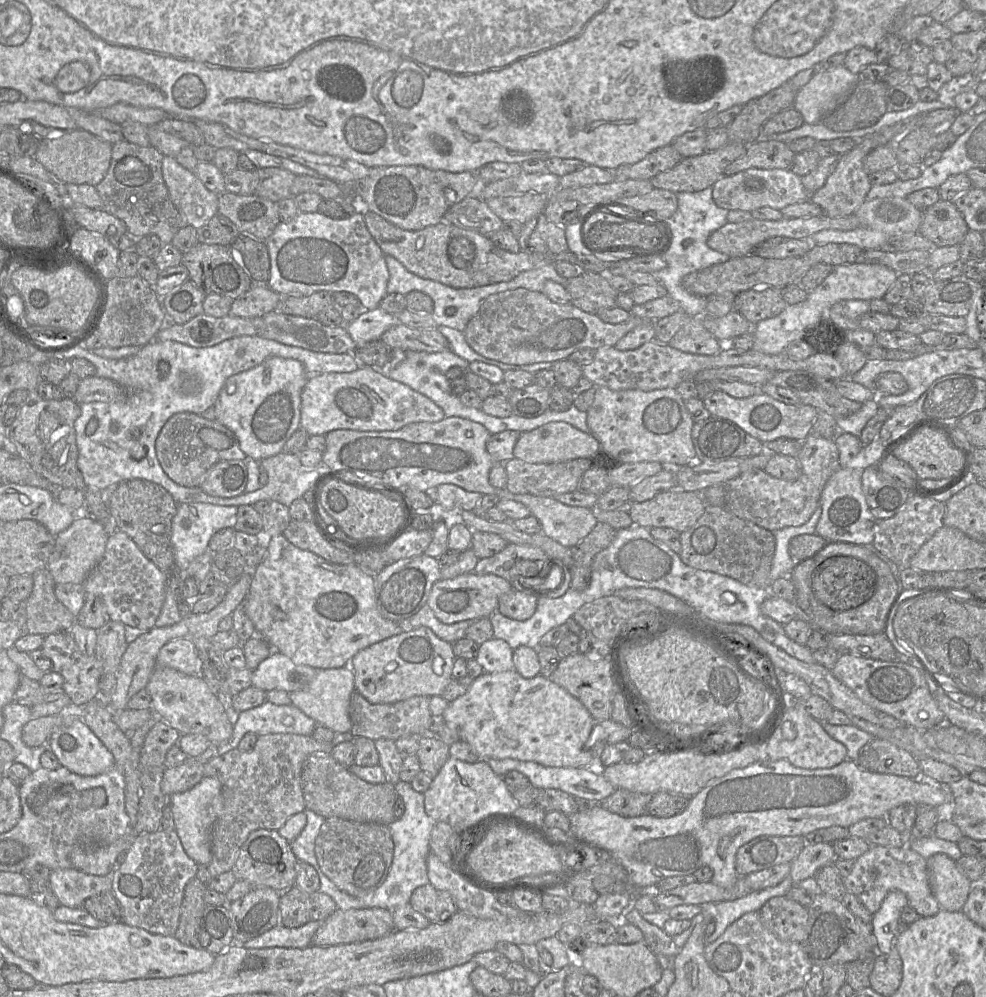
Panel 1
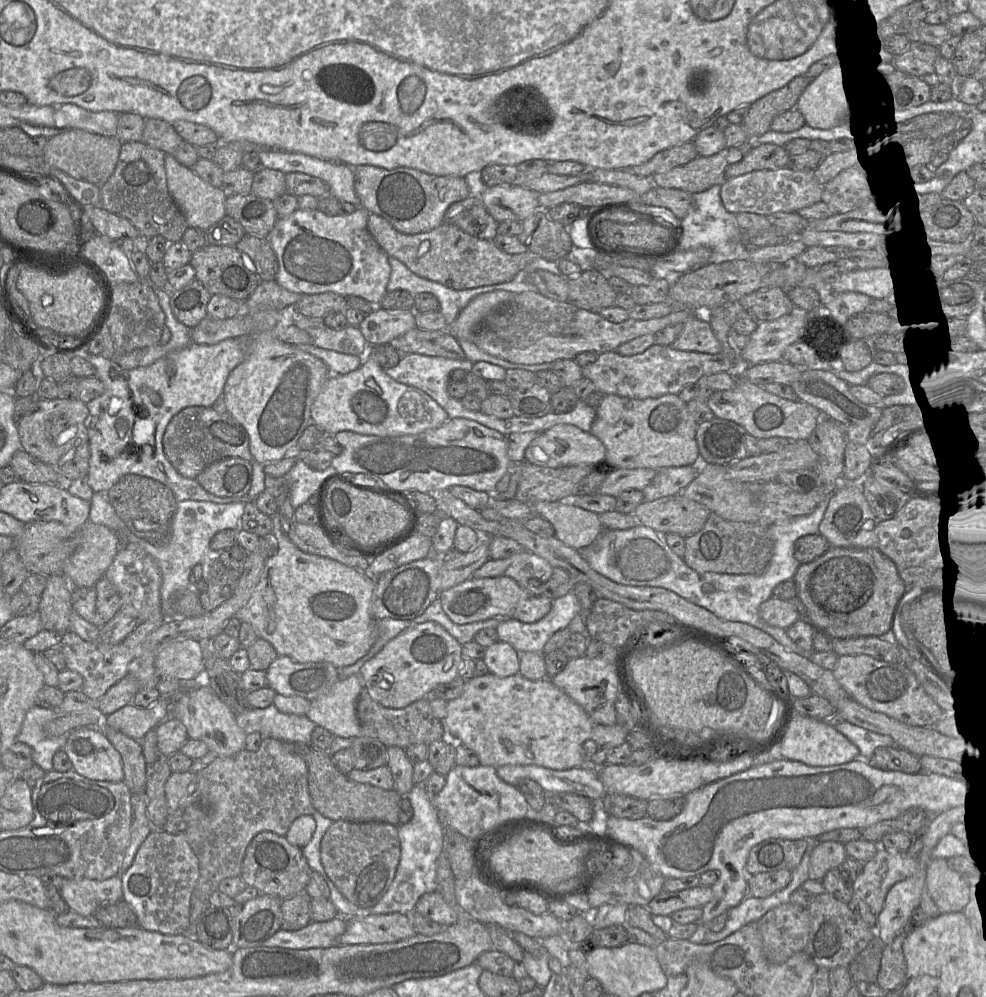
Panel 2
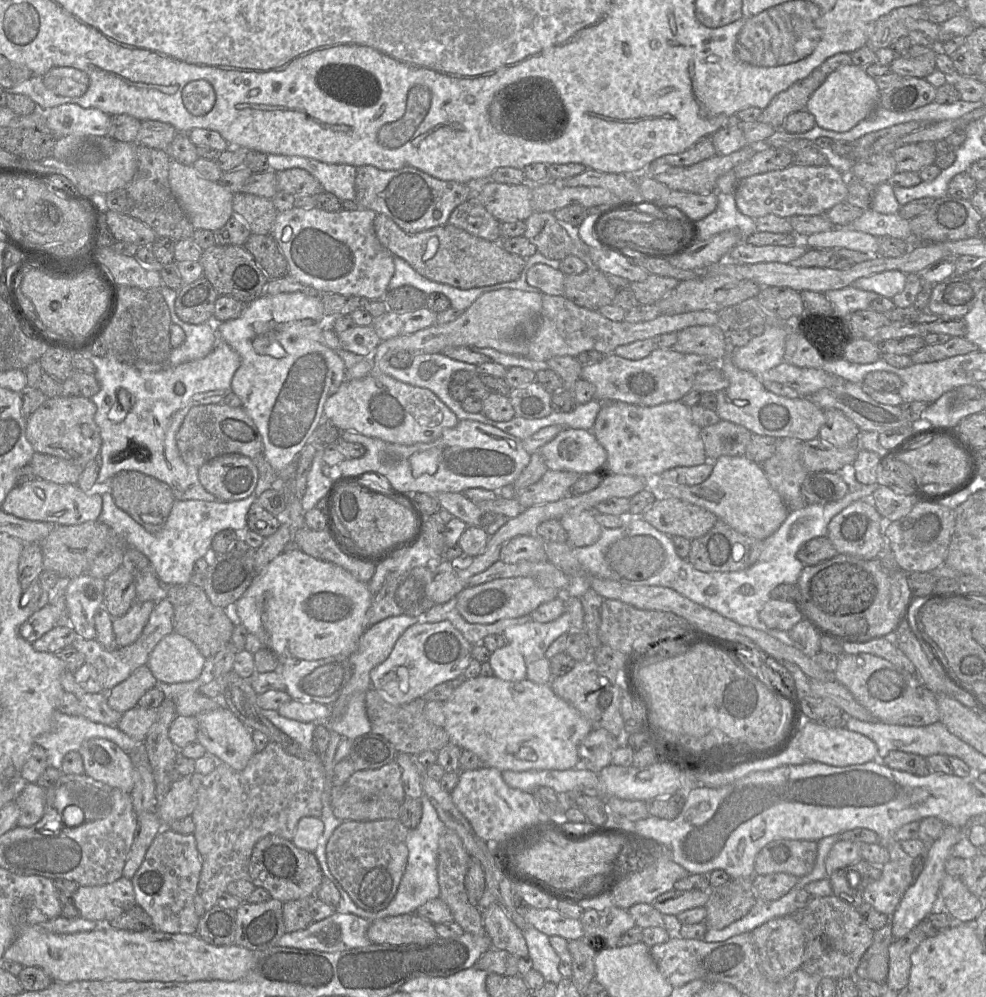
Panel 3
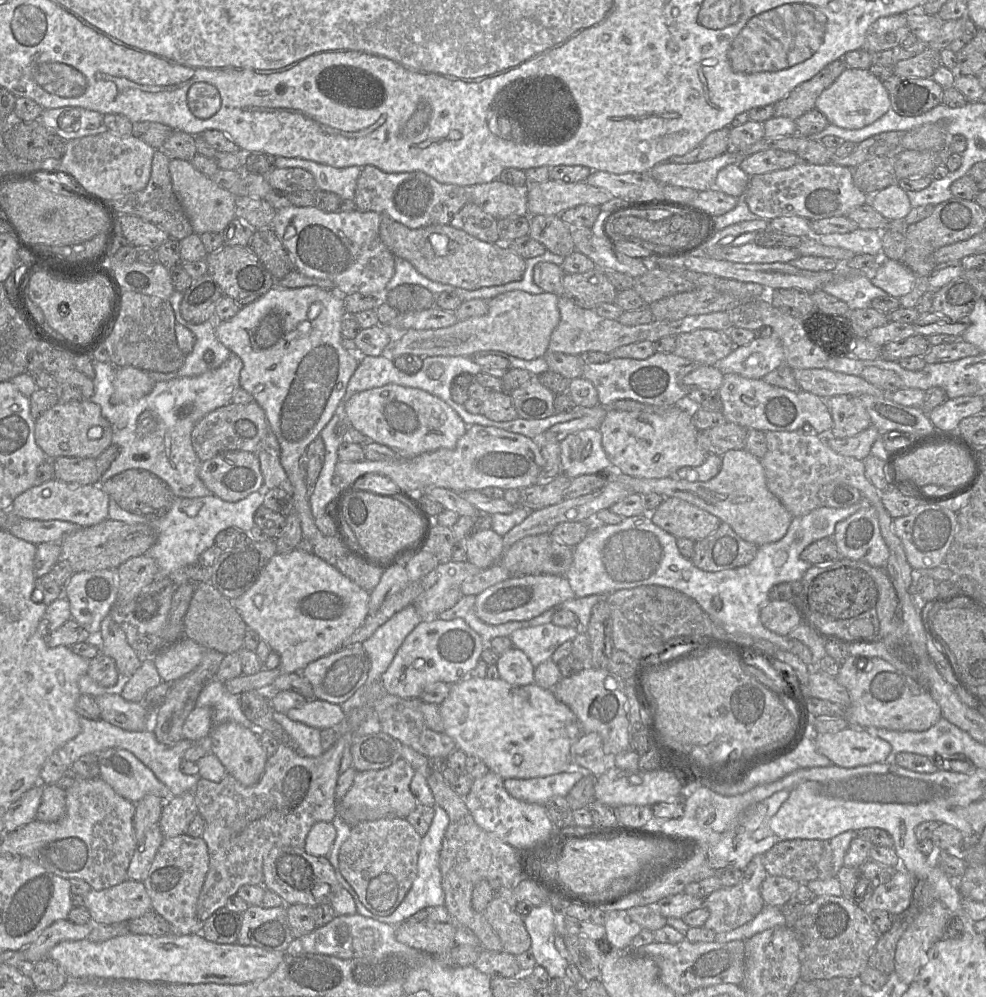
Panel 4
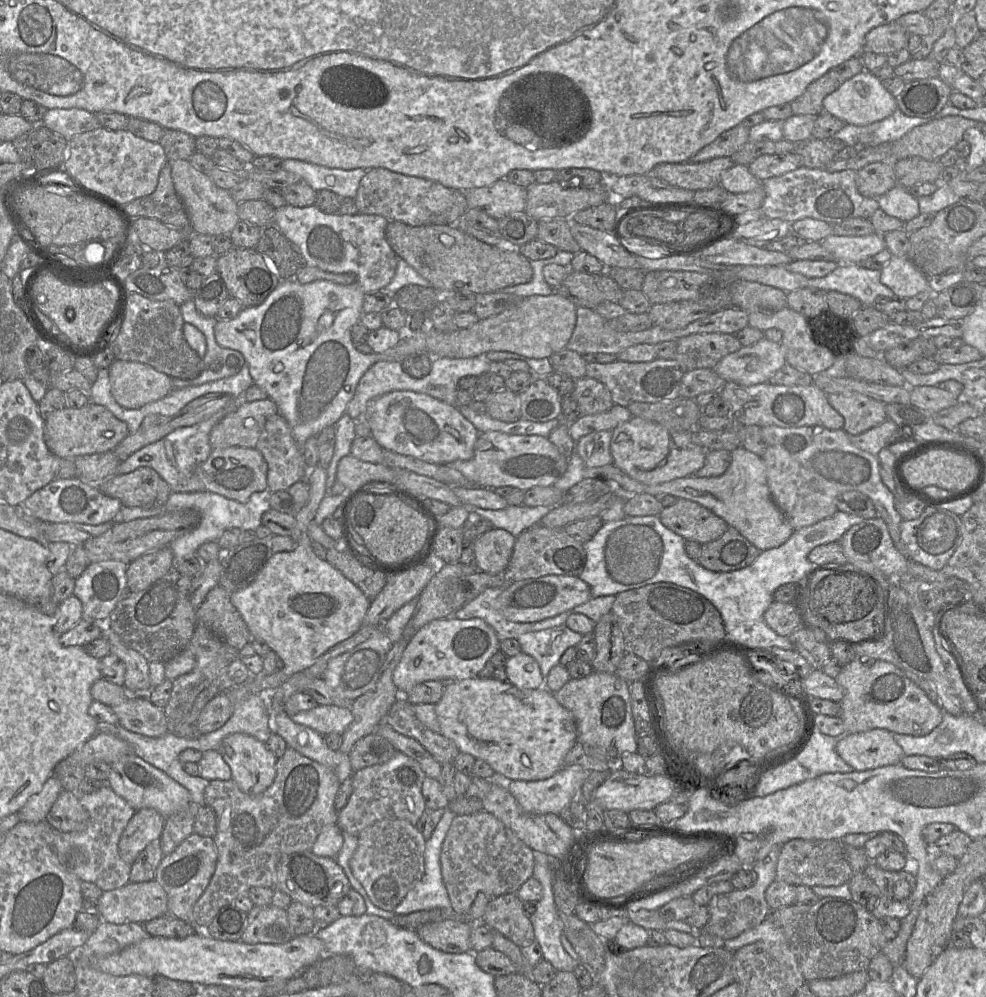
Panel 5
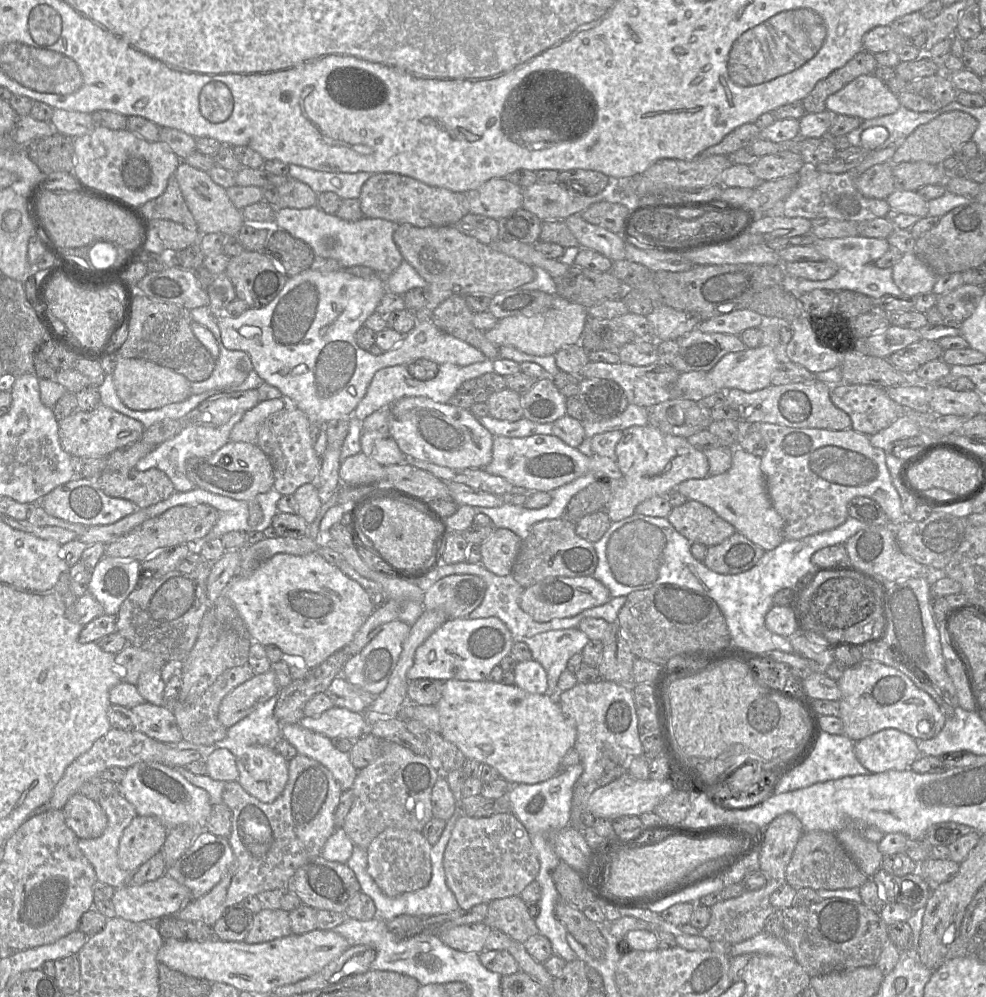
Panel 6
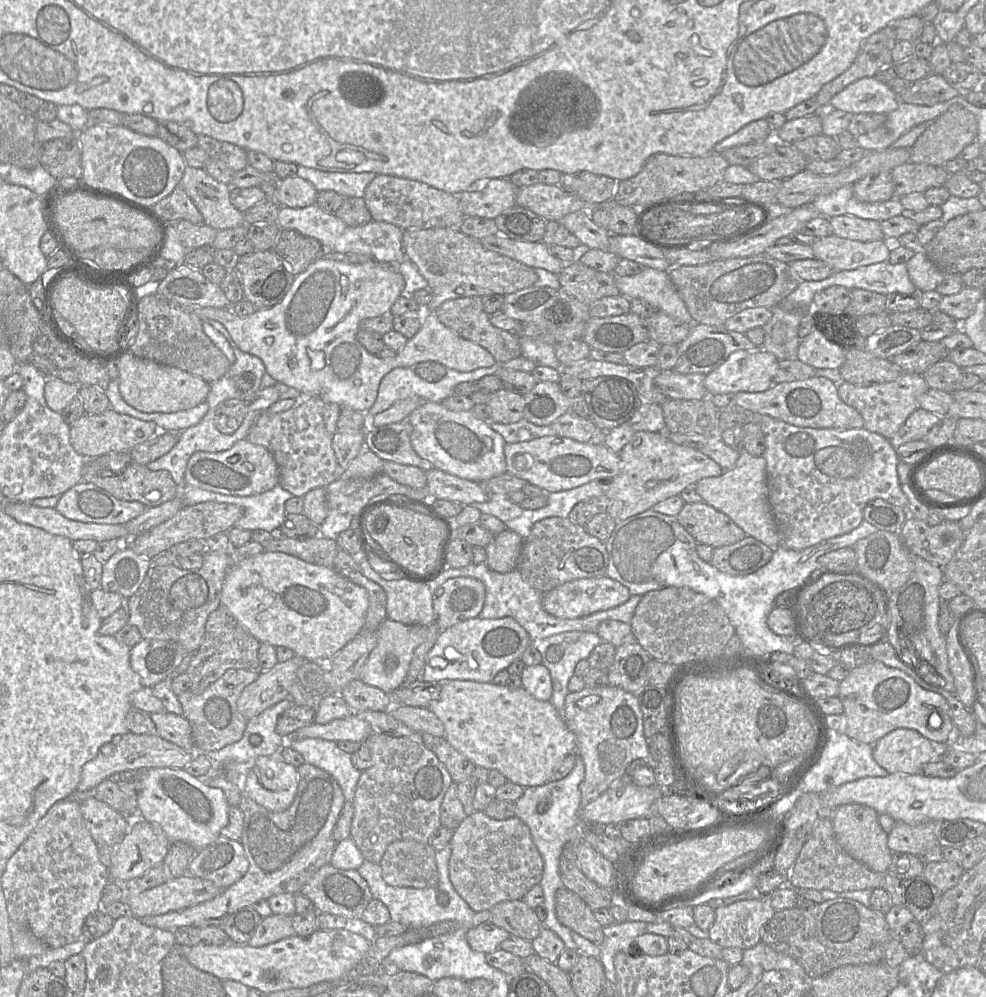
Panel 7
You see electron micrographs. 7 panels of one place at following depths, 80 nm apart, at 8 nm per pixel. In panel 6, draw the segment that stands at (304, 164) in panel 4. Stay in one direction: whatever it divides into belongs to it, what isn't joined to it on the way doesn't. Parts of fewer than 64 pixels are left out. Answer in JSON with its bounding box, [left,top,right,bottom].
[288,165,375,199]

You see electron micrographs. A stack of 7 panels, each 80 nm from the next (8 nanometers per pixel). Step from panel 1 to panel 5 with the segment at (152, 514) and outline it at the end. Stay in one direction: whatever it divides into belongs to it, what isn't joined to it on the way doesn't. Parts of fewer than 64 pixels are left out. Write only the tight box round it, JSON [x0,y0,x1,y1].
[96,467,171,509]

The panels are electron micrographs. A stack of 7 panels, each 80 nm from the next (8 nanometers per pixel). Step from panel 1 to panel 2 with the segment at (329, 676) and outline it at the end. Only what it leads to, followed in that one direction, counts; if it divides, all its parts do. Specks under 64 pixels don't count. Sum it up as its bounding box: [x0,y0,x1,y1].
[307,674,363,737]

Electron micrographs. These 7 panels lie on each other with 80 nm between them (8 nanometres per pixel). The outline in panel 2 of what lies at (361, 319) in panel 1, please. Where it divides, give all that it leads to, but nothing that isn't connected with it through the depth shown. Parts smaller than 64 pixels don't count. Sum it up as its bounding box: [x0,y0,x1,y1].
[358,308,416,346]

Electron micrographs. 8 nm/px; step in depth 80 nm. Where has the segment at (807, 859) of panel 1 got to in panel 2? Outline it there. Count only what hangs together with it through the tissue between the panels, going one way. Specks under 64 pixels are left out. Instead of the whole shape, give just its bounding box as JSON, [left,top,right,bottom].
[809,842,847,880]

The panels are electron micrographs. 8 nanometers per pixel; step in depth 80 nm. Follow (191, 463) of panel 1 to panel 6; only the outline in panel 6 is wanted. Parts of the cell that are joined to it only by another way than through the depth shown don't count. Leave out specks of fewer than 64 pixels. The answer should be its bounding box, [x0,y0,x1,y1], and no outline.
[229,398,287,444]

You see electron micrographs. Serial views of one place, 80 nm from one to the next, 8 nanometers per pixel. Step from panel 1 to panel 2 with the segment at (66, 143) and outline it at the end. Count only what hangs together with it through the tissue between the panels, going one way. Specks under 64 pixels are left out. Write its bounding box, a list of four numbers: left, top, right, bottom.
[43,129,122,187]

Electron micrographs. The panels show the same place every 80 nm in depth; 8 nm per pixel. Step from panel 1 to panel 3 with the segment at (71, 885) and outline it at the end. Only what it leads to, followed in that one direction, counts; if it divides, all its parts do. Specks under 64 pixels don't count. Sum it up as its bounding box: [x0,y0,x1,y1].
[72,877,137,924]

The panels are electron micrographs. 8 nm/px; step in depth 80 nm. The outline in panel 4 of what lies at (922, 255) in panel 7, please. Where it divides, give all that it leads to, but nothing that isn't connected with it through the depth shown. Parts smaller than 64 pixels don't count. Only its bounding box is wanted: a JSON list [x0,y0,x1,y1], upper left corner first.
[872,259,915,298]

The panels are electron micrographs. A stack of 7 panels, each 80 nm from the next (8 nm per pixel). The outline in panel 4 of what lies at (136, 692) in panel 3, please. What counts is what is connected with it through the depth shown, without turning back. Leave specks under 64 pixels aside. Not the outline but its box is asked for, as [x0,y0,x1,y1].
[120,659,162,702]

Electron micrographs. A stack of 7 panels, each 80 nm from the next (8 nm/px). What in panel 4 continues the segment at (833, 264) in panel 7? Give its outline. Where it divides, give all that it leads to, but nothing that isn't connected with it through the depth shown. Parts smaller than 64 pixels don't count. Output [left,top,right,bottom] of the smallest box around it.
[815,228,881,256]

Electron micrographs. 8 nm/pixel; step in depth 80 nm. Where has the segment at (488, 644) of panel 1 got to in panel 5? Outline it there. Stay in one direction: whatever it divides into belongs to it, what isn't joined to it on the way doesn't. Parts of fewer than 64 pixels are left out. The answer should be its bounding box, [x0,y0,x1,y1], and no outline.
[505,653,544,689]

